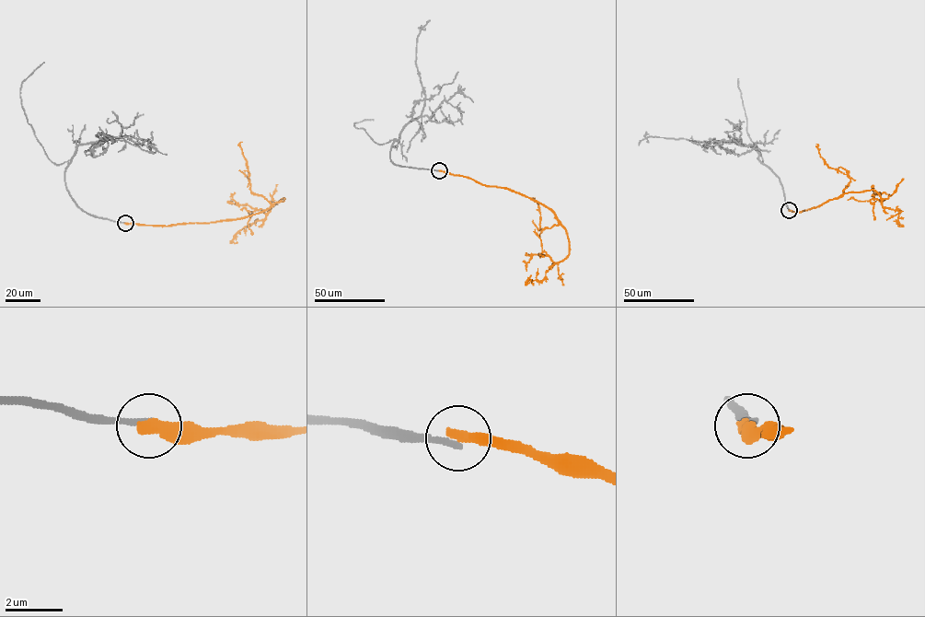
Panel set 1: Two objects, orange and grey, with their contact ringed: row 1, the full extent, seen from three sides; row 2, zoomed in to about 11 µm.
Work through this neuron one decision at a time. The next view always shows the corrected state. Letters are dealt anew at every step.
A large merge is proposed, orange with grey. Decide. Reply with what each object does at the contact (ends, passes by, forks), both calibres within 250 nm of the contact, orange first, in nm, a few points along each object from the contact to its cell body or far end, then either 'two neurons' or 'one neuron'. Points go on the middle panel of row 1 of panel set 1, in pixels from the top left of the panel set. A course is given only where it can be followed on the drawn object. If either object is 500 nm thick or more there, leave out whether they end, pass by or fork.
orange ends; grey ends; calibres 480 and 200 nm; course orange (439, 170), (506, 187), (552, 212), (565, 229), (569, 254), (555, 262), (541, 280), (526, 283), (531, 279); course grey (439, 170), (395, 164), (389, 152), (403, 128), (422, 112), (425, 95), (416, 48), (417, 37), (430, 20); two neurons

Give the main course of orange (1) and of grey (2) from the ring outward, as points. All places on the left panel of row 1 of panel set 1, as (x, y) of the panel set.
1: (125, 223), (171, 226), (235, 219), (260, 213), (283, 198), (265, 218), (240, 229), (232, 241), (237, 242)
2: (125, 223), (83, 211), (65, 183), (78, 145), (105, 140), (97, 136), (101, 133), (113, 143)

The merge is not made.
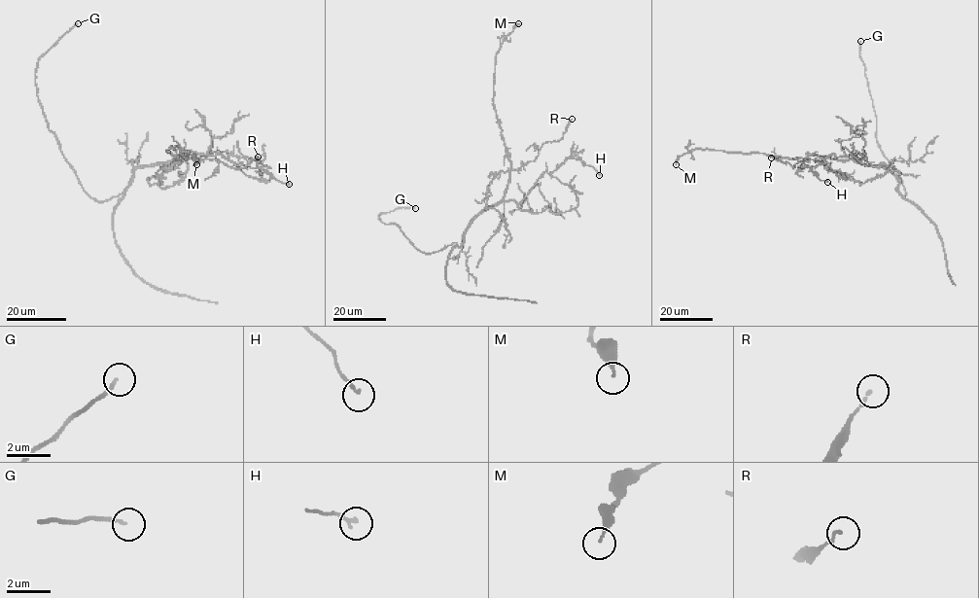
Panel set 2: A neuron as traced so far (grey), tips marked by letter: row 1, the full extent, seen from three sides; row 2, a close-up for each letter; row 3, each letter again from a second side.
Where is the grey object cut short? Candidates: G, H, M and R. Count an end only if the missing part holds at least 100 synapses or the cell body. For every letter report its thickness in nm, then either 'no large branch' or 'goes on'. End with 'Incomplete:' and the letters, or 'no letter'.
G: calibre 130 nm; goes on
H: calibre 170 nm; no large branch
M: calibre 190 nm; no large branch
R: calibre 120 nm; no large branch
Incomplete: G

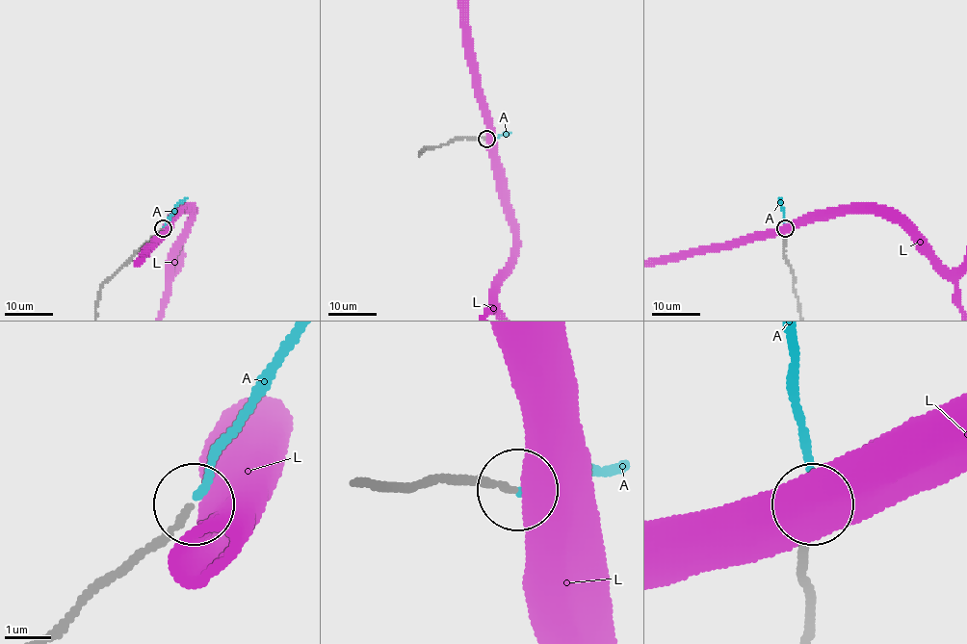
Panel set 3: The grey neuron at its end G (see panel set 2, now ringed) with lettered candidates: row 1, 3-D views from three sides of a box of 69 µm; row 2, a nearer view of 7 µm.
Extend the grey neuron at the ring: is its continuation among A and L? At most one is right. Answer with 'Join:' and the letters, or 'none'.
Join: A

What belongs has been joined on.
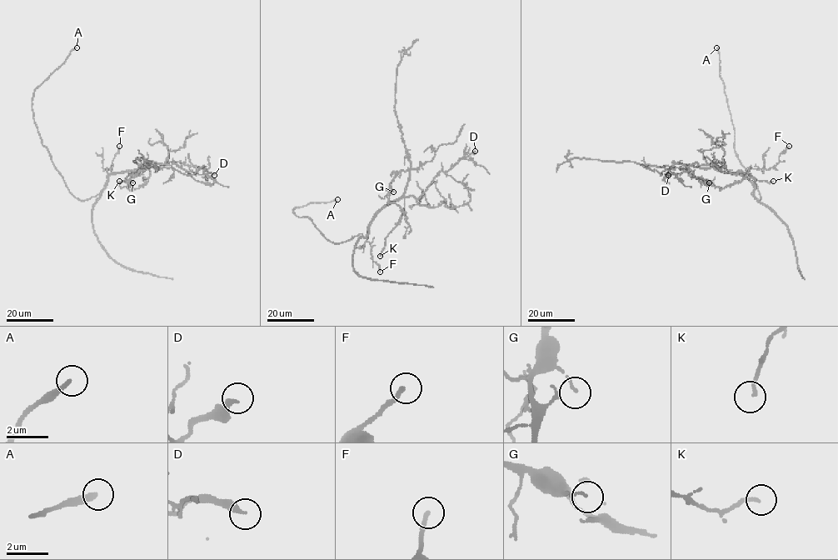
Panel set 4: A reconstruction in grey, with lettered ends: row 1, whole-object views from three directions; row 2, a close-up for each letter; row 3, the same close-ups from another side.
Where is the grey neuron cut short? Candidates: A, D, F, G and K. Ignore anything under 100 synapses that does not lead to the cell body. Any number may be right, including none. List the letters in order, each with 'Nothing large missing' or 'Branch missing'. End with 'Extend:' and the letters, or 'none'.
A: Branch missing
D: Nothing large missing
F: Nothing large missing
G: Nothing large missing
K: Nothing large missing
Extend: A

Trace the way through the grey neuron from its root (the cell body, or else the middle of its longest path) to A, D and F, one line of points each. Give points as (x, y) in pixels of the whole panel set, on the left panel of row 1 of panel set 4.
A: (107, 182), (103, 191), (95, 197), (86, 200), (77, 198), (42, 144), (33, 117), (34, 90), (77, 47)
D: (107, 182), (111, 174), (137, 169), (148, 162), (165, 165), (173, 162), (188, 171), (214, 175)
F: (107, 182), (107, 168), (111, 169), (119, 146)

